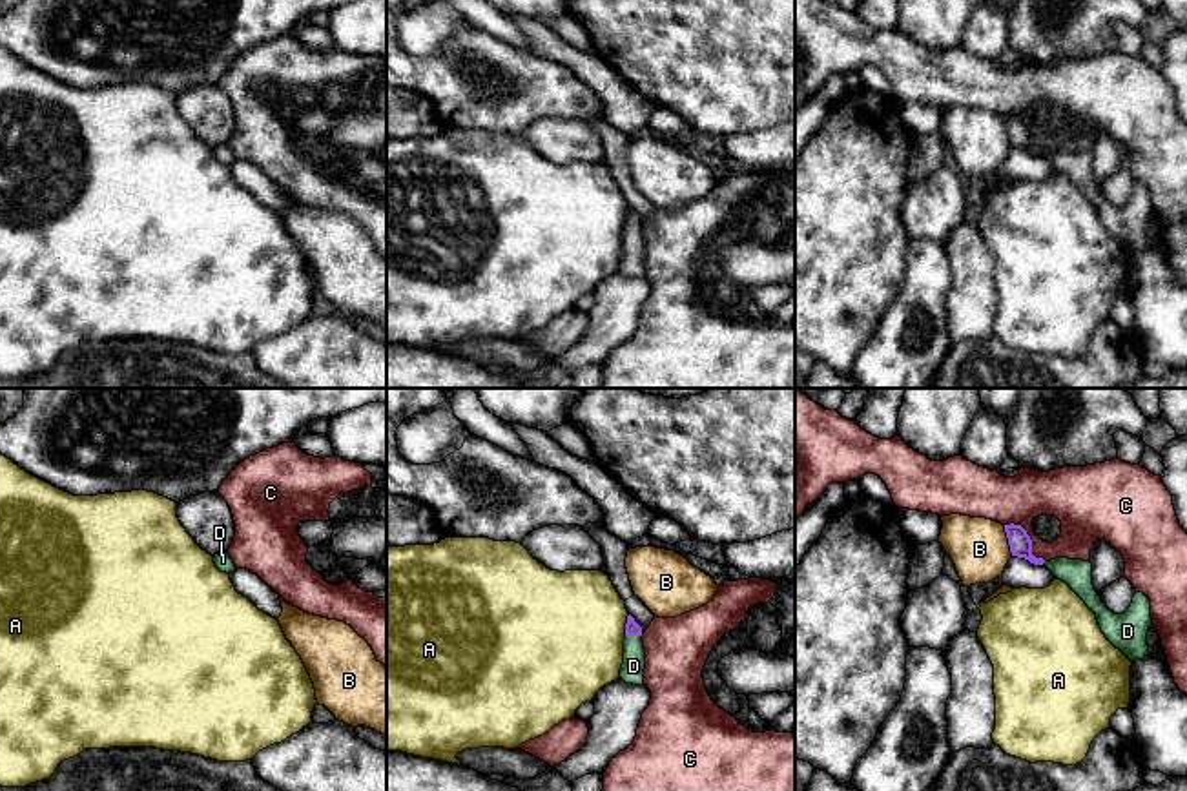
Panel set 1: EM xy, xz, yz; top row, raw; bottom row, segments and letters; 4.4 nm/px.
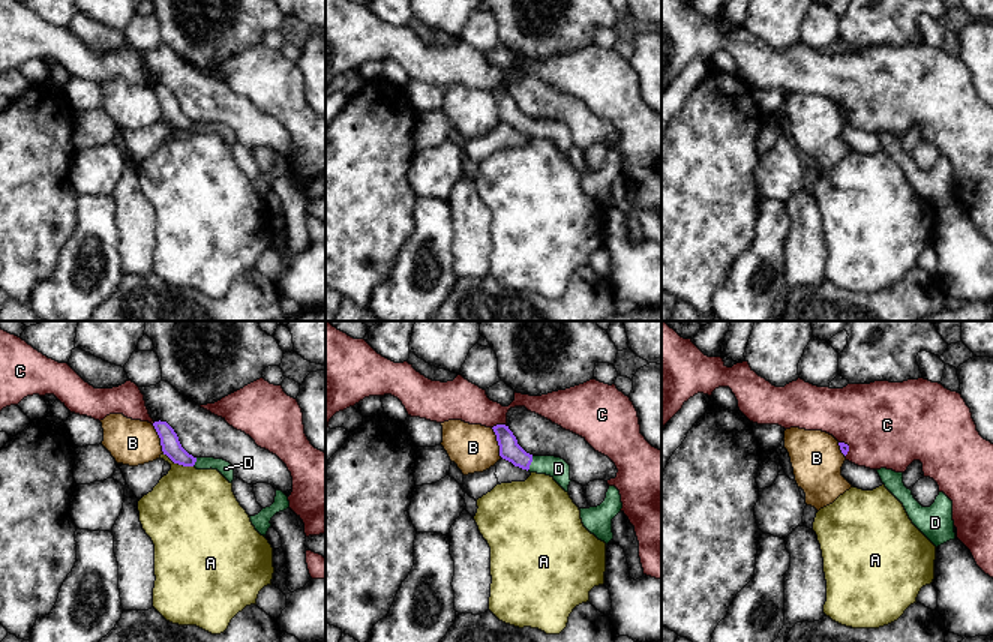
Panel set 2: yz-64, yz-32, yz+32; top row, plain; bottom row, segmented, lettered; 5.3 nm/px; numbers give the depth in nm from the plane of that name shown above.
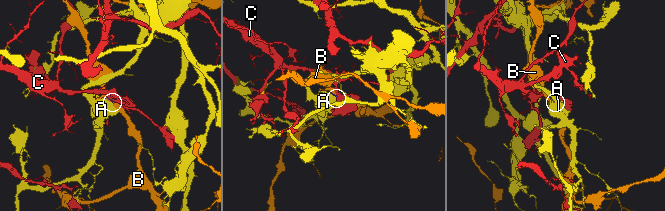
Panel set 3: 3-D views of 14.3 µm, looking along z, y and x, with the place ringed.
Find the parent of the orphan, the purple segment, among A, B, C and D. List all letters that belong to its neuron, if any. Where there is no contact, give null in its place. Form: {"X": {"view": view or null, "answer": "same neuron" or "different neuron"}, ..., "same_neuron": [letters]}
{"A": {"view": "xz", "answer": "different neuron"}, "B": {"view": "yz", "answer": "different neuron"}, "C": {"view": "yz", "answer": "different neuron"}, "D": {"view": "xz", "answer": "same neuron"}, "same_neuron": ["D"]}

